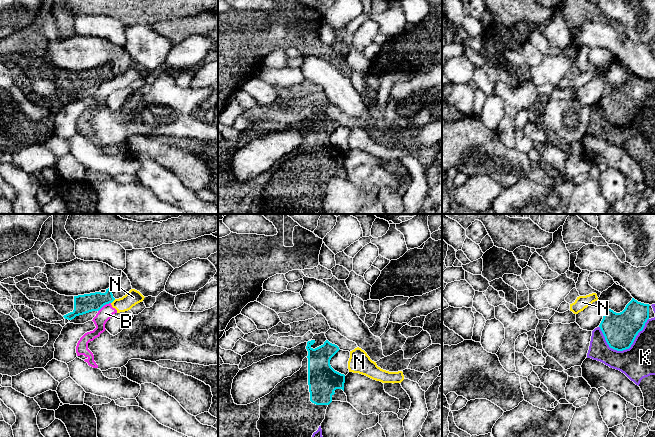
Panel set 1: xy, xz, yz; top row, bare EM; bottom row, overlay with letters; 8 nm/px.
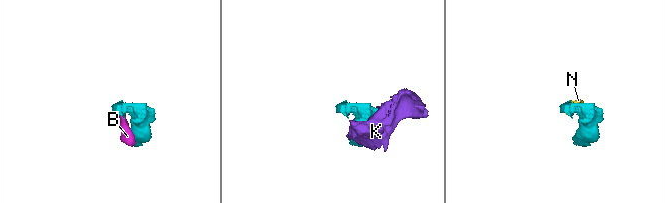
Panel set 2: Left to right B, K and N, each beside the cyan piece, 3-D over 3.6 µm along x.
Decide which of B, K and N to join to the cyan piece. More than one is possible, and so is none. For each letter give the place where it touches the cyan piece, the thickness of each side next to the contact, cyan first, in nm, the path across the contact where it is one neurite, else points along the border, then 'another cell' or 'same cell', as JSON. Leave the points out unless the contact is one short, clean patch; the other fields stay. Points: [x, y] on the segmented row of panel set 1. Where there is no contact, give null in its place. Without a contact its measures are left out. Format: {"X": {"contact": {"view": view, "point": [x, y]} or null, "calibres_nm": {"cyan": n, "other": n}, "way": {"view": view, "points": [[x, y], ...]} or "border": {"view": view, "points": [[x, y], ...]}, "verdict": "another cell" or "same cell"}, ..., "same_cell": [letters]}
{"B": {"contact": {"view": "xy", "point": [104, 304]}, "calibres_nm": {"cyan": 150, "other": 110}, "border": {"view": "xy", "points": [[110, 302], [106, 303], [98, 311]]}, "verdict": "another cell"}, "K": {"contact": {"view": "yz", "point": [624, 349]}, "calibres_nm": {"cyan": 280, "other": 260}, "verdict": "another cell"}, "N": {"contact": {"view": "xy", "point": [113, 300]}, "calibres_nm": {"cyan": 150, "other": 120}, "border": {"view": "xy", "points": [[115, 299], [111, 303]]}, "verdict": "another cell"}, "same_cell": []}

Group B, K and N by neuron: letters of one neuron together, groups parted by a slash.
B N / K

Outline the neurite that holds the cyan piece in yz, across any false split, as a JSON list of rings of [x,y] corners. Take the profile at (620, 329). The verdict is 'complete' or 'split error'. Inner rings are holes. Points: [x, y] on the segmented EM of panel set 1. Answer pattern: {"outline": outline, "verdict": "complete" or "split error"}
{"outline": [[[632,298],[620,313],[605,308],[599,327],[609,347],[623,351],[631,347],[647,320],[654,317],[655,313],[651,305]]], "verdict": "split error"}

